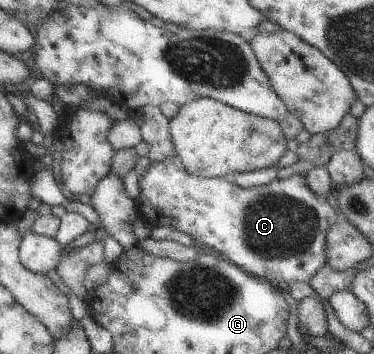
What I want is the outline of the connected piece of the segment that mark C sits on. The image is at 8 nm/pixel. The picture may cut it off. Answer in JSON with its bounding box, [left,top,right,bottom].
[139,154,342,284]

